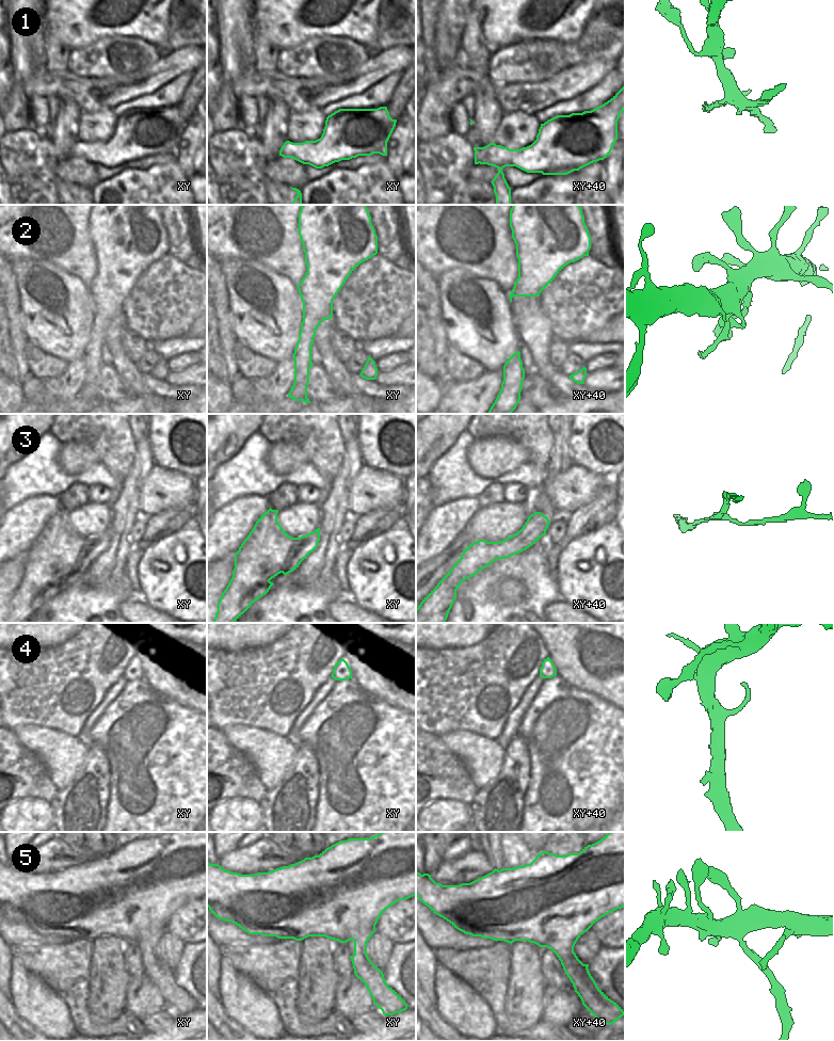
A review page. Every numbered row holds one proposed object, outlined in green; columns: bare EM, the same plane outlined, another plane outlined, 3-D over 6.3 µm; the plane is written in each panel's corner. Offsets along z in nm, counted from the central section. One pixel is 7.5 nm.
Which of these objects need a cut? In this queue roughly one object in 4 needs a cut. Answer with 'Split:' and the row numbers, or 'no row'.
Split: 1, 5

